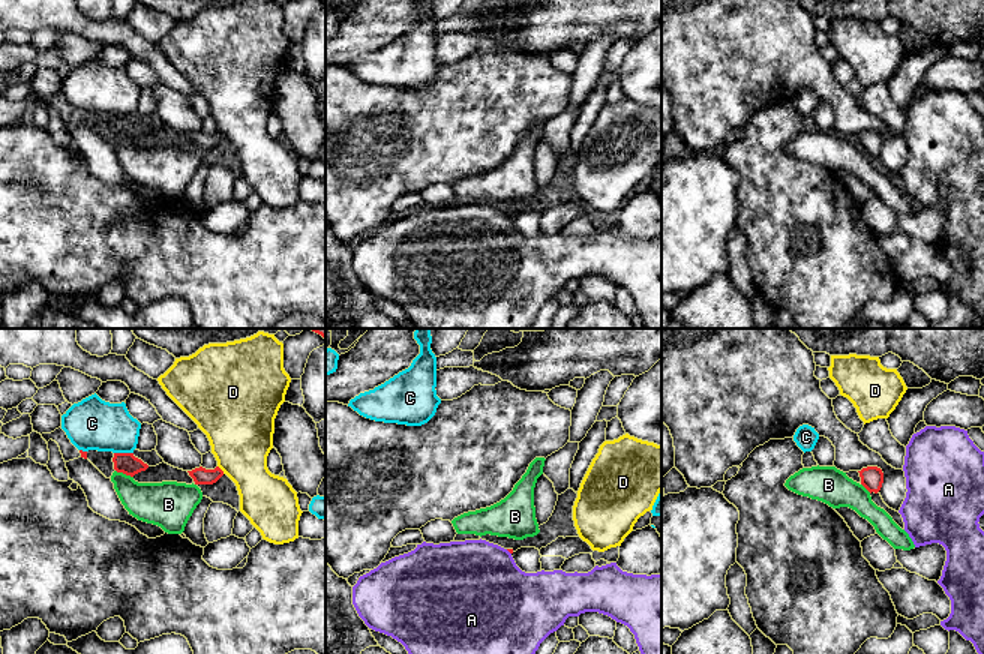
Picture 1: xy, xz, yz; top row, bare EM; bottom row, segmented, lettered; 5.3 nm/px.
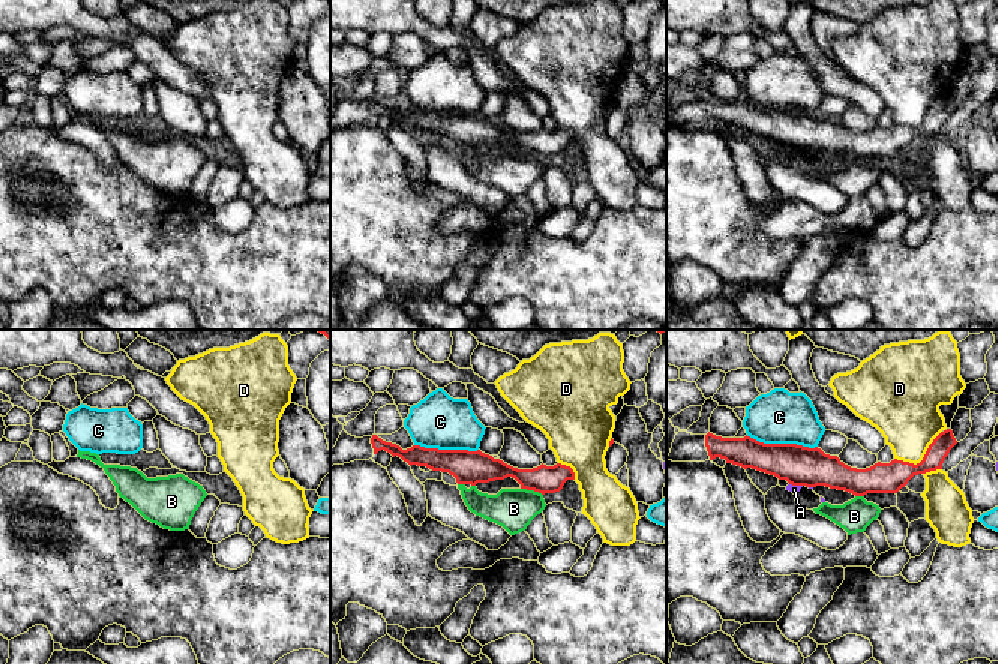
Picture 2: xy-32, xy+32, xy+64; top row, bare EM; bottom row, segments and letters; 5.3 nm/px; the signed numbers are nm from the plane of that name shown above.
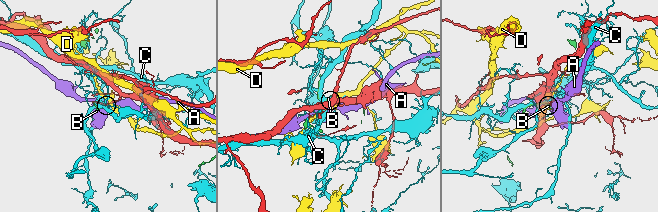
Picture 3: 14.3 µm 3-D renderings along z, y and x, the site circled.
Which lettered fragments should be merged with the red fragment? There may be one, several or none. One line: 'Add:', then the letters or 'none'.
Add: none

